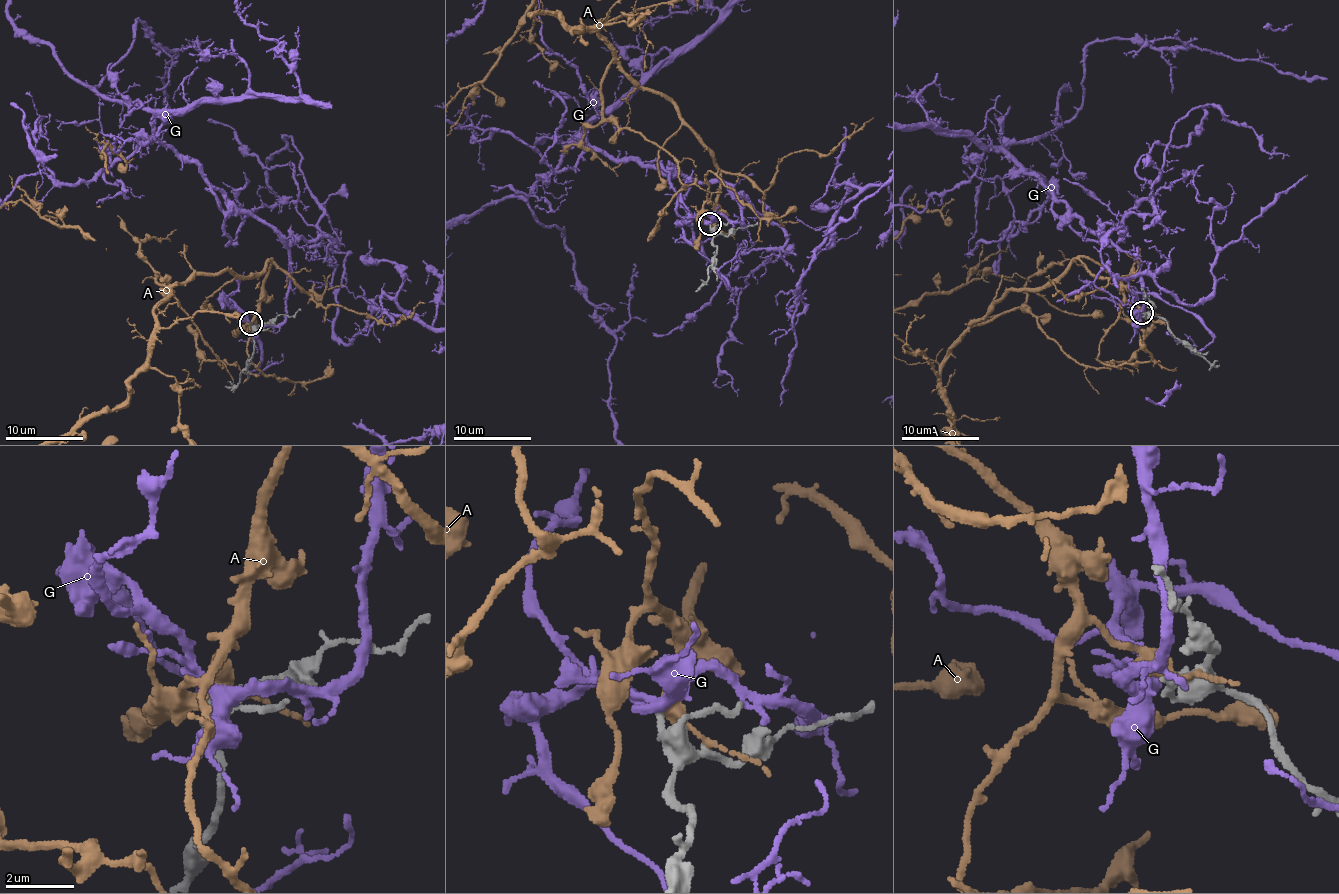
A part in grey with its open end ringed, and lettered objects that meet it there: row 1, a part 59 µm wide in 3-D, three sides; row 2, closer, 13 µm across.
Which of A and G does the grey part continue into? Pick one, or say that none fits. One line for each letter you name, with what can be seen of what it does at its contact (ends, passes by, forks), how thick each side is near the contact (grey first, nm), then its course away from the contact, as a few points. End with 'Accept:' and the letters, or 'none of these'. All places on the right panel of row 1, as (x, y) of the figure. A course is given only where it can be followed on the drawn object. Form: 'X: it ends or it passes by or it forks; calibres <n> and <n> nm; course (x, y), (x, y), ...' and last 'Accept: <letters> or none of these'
Accept: none of these

